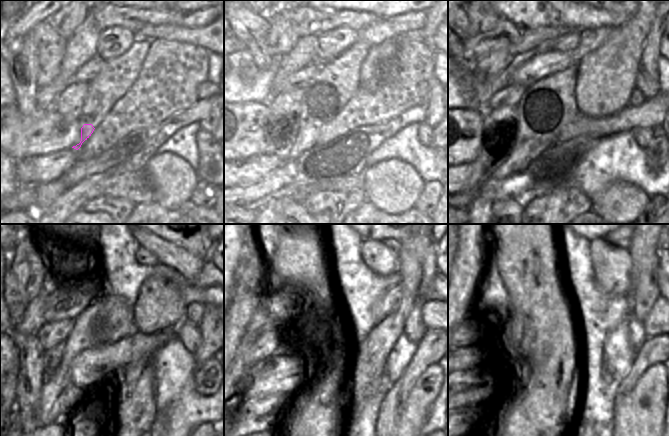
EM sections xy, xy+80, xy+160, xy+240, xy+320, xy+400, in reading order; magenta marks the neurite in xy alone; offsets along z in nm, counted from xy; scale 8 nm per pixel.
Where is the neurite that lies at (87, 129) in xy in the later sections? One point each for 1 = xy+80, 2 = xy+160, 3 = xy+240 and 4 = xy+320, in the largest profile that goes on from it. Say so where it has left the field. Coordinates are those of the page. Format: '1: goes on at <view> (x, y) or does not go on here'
1: goes on at xy+80 (306, 138)
2: goes on at xy+160 (530, 143)
3: goes on at xy+240 (88, 367)
4: goes on at xy+320 (255, 387)

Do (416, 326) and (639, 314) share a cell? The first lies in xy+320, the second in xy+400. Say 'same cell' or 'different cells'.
same cell

